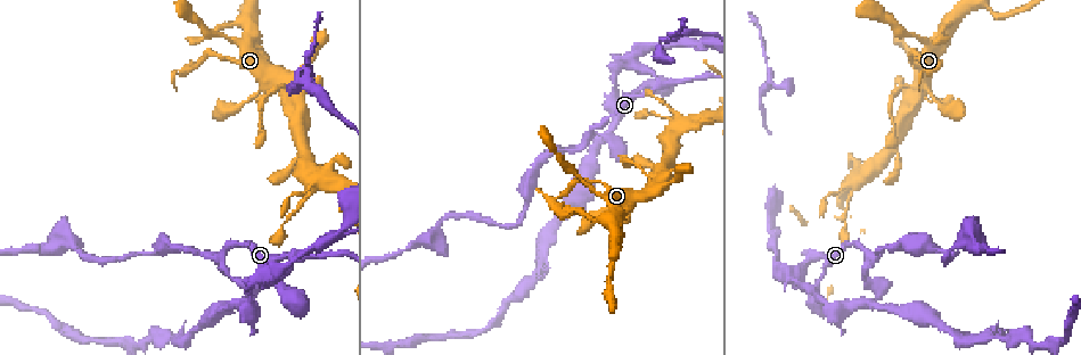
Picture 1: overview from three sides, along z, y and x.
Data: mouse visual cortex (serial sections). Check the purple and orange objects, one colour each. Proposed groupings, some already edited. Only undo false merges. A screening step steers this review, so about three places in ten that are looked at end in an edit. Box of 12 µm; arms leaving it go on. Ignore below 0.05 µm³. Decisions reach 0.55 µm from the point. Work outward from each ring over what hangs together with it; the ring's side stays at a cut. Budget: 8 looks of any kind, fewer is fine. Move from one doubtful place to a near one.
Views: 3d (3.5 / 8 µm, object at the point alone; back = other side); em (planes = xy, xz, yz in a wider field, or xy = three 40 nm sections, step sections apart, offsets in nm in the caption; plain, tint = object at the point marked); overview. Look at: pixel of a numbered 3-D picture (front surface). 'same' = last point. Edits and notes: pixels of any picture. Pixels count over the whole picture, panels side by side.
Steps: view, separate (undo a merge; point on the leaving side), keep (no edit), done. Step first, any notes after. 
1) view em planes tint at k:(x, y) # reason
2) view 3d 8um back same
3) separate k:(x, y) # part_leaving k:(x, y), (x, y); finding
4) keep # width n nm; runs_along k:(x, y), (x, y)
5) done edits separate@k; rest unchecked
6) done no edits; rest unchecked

view 3d 3.5um at 1:(591, 217) # thick turns thin

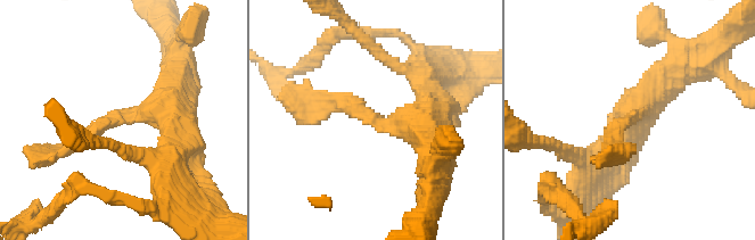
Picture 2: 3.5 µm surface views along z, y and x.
view em xy step 2 tint at 2:(374, 118) # arm_widths 200, 450 nm

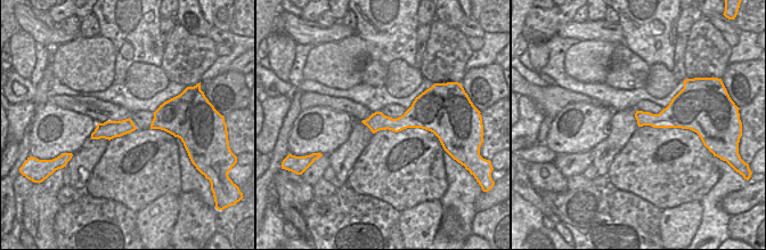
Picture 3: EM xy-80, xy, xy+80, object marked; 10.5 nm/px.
view em xy step 5 tint same

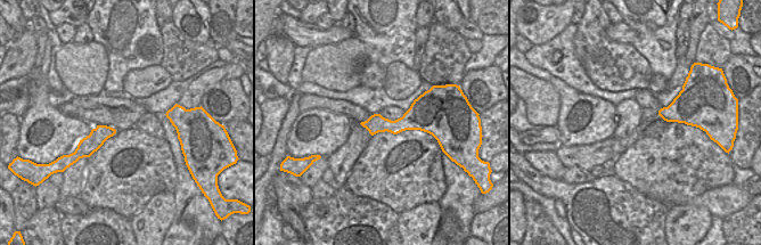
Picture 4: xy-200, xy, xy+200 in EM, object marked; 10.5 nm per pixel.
keep # runs_along 2:(178, 133), (164, 112), (122, 115), (59, 150); all the same cell

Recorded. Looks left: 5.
view 3d 3.5um at 1:(928, 69) # sharp bend

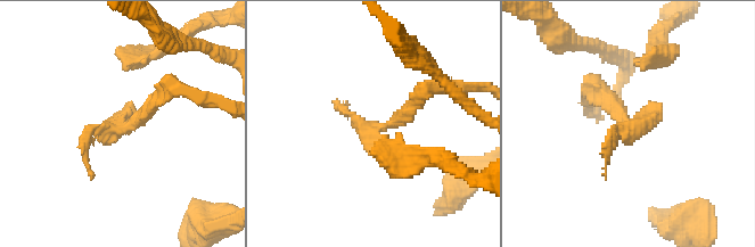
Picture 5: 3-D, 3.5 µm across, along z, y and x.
view em planes tint at 5:(627, 129) # shape alone is not enough

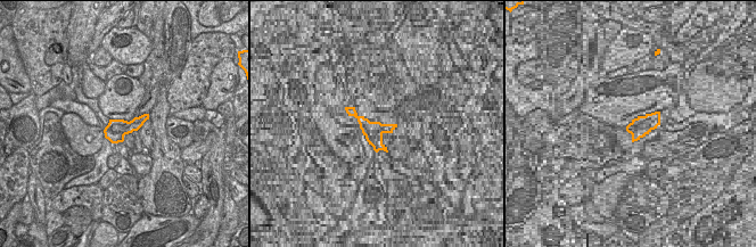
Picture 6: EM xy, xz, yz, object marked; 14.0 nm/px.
keep # runs_along 5:(425, 90), (396, 122), (368, 128), (383, 159); one cell here

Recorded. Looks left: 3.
view 3d 8um at 1:(653, 191) # thick turns thin

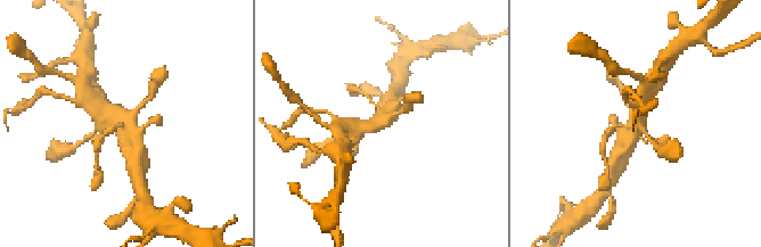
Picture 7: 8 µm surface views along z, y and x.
view em xy step 2 tint at 7:(126, 127) # shape alone is not enough

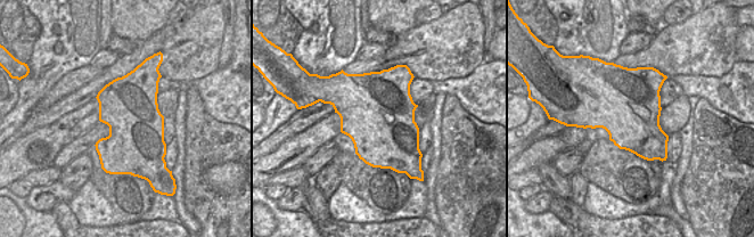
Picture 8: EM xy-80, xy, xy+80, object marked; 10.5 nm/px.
keep # runs_along 7:(100, 112), (130, 129), (137, 155); all the same cell

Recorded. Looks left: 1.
done no edits; rest unchecked

